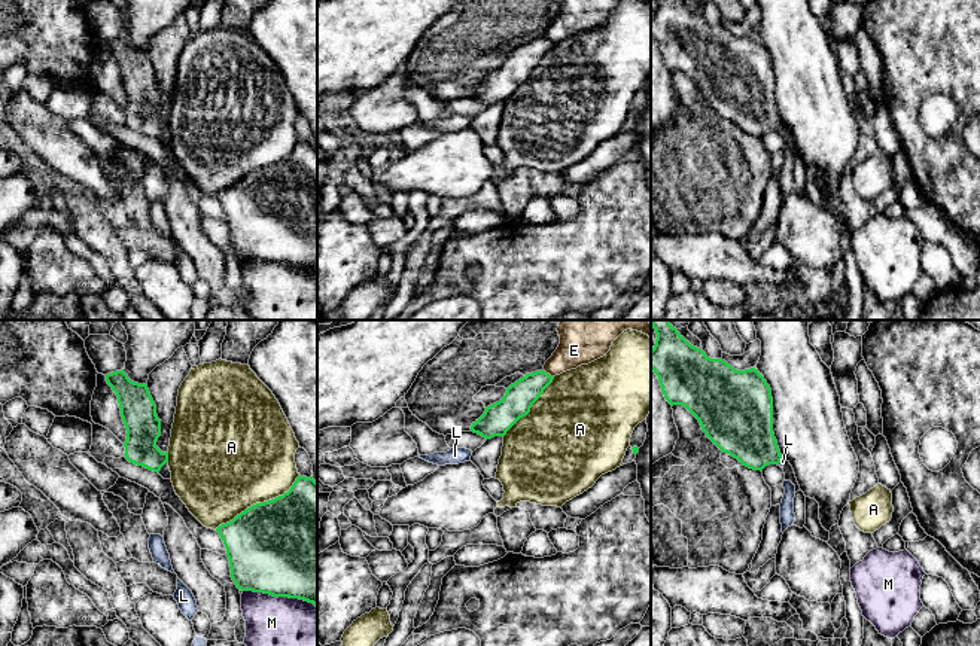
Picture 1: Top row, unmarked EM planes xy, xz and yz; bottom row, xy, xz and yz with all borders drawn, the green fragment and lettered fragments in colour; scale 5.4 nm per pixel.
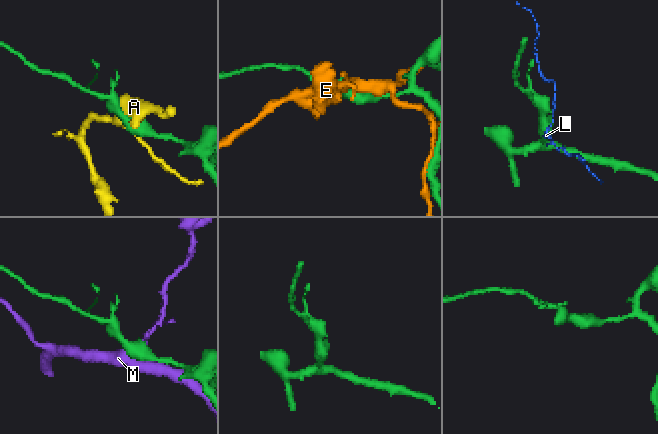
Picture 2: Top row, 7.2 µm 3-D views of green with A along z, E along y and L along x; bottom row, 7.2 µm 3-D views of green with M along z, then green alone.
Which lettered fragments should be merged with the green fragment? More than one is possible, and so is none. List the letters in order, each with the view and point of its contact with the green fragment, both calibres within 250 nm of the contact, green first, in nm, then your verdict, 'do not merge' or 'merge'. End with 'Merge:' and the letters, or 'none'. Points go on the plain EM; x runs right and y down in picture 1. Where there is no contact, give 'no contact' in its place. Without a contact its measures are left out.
A: meets green in xy at (258, 170); 500 nm thick on the green side, 500 nm on the other; do not merge
E: meets green in xz at (548, 40); 160 nm thick on the green side, 180 nm on the other; do not merge
L: meets green in yz at (779, 128); 300 nm thick on the green side, 30 nm on the other; do not merge
M: meets green in xy at (280, 262); 500 nm thick on the green side, 440 nm on the other; do not merge
Merge: none

